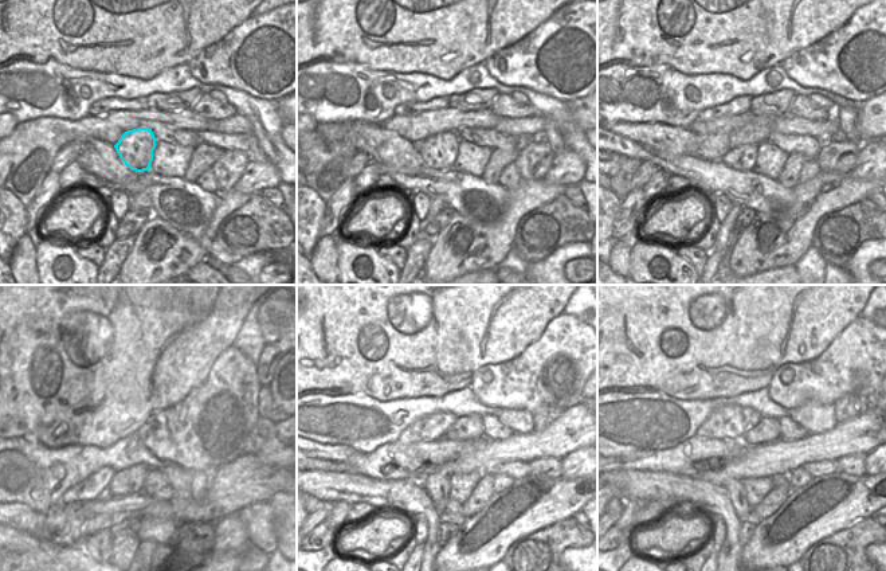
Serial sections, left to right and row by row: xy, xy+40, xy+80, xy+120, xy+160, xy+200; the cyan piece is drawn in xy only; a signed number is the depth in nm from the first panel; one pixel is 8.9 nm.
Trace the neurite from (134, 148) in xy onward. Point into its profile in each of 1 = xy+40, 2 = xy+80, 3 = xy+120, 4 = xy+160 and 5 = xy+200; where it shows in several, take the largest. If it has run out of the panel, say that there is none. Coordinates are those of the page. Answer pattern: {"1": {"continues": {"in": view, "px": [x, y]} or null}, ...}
{"1": {"continues": {"in": "xy+40", "px": [439, 152]}}, "2": {"continues": {"in": "xy+80", "px": [743, 157]}}, "3": {"continues": {"in": "xy+120", "px": [142, 465]}}, "4": {"continues": {"in": "xy+160", "px": [436, 484]}}, "5": {"continues": {"in": "xy+200", "px": [734, 488]}}}

